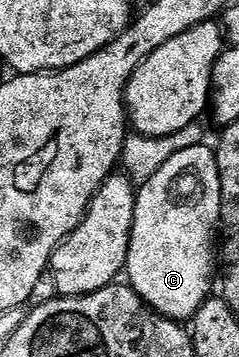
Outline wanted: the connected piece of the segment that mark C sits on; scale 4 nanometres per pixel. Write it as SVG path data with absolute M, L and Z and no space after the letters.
M199 145L189 147L188 149L180 149L180 153L176 153L172 157L168 157L168 161L164 161L164 165L160 165L160 169L156 169L156 173L147 183L141 184L137 188L136 198L134 201L134 224L130 230L130 248L128 249L128 257L126 258L126 266L124 275L129 286L140 296L152 310L158 314L168 317L169 319L177 319L179 321L193 320L194 314L200 309L200 305L204 305L204 301L211 298L210 282L216 279L216 232L219 230L222 221L222 202L220 201L220 173L218 172L218 157L213 146Z

